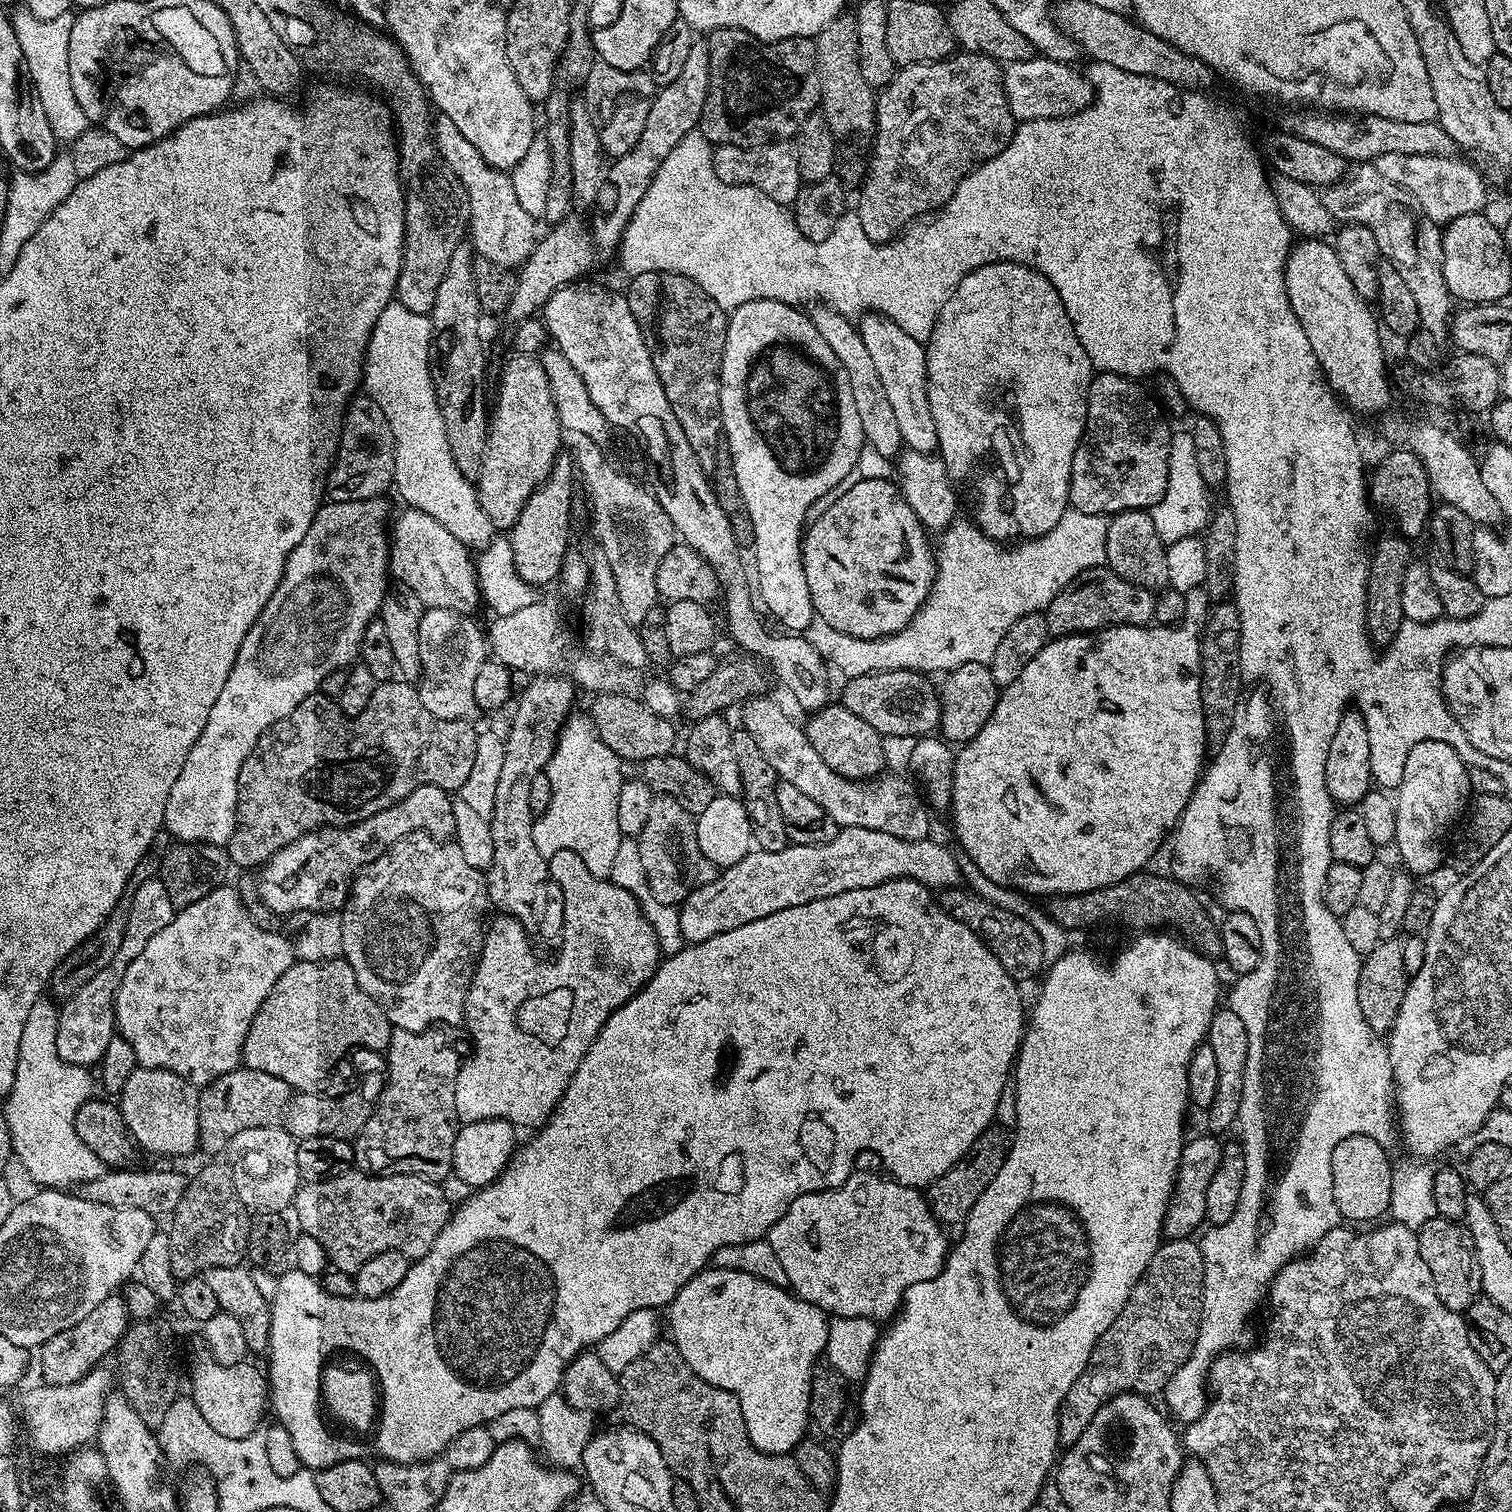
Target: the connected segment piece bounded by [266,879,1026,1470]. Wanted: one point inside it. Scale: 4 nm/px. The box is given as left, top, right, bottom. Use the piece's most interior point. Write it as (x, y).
(760, 1064)

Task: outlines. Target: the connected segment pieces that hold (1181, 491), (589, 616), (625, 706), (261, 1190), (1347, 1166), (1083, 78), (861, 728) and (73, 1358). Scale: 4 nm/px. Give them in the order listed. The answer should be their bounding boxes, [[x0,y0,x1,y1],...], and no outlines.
[[1150,431,1210,545],[580,558,648,670],[590,692,676,762],[226,1126,302,1212],[1331,1132,1392,1224],[1003,54,1094,122],[803,702,885,782],[38,1294,130,1386]]

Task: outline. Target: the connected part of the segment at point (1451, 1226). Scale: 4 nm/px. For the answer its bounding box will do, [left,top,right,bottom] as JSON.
[1414,1215,1481,1313]

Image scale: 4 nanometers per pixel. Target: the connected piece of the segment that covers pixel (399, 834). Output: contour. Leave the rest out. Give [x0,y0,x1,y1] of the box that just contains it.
[259,784,456,918]

